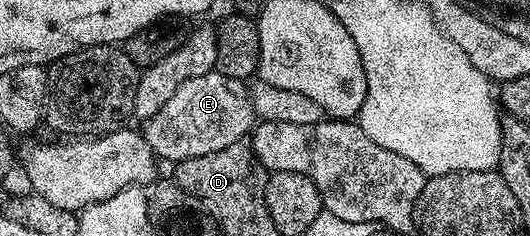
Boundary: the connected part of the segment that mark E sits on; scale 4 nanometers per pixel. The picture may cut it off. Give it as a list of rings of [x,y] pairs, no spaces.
[[[215,70],[202,77],[190,77],[190,81],[178,85],[178,93],[174,93],[174,97],[170,97],[170,101],[166,101],[166,105],[162,105],[162,109],[143,124],[142,134],[157,160],[169,159],[169,164],[175,165],[184,159],[225,151],[230,145],[241,142],[253,127],[254,112],[249,88],[241,80],[231,79]]]

